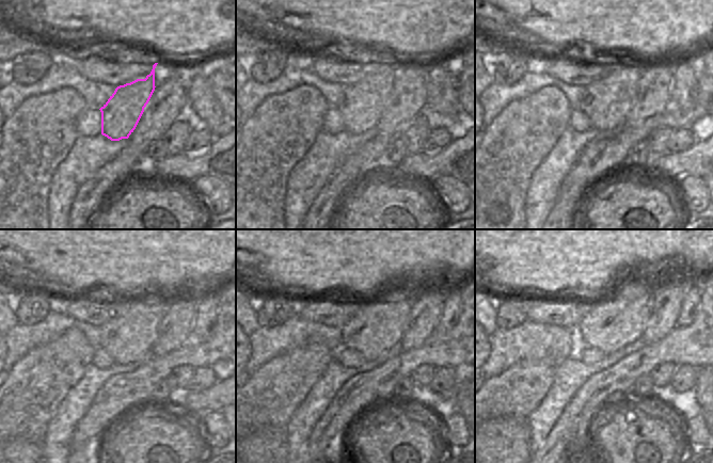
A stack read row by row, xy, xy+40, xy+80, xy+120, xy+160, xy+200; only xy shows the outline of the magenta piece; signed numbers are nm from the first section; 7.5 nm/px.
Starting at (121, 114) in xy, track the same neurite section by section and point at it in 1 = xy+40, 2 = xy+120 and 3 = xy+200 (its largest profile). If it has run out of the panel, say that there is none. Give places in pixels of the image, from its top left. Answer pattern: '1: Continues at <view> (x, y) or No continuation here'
1: Continues at xy+40 (364, 102)
2: Continues at xy+120 (129, 338)
3: Continues at xy+200 (613, 322).

